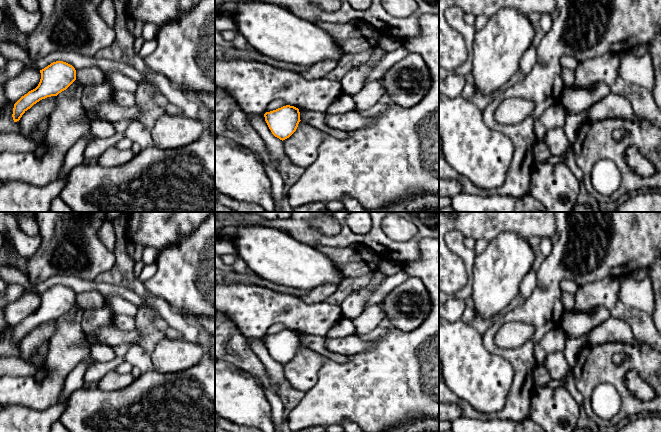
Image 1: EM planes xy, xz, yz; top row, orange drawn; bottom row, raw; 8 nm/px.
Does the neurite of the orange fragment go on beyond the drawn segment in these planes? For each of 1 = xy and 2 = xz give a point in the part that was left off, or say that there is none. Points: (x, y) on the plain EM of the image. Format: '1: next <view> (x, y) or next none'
1: next none
2: next none

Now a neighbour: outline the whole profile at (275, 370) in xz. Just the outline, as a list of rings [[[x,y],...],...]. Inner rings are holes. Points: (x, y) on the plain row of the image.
[[[247,338],[247,342],[258,359],[264,364],[269,374],[271,385],[278,386],[287,381],[283,371],[283,365],[272,358],[265,345],[264,339]]]

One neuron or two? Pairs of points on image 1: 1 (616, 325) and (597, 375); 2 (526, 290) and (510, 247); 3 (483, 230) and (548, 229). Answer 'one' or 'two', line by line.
1: two
2: two
3: one

